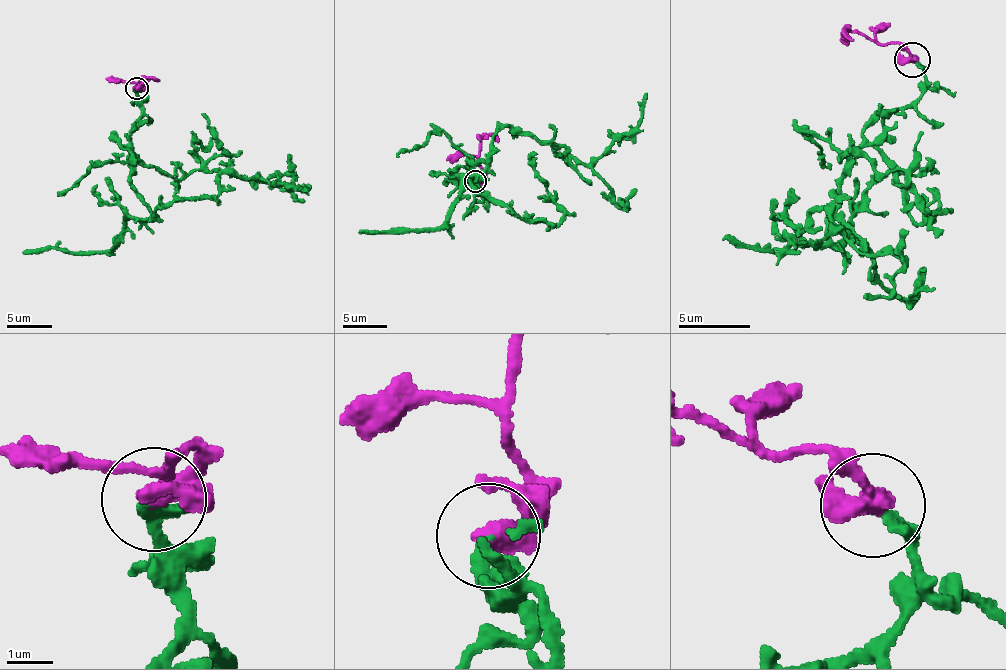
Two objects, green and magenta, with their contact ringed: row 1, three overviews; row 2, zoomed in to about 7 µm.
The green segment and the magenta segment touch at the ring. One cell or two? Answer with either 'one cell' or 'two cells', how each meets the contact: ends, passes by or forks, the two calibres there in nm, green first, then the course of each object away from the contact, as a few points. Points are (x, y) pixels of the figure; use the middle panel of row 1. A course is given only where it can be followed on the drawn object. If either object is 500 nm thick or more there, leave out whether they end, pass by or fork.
one cell | 190/550 nm | green via (475, 181), (477, 193), (469, 164), (485, 164), (490, 140), (508, 127), (587, 163), (620, 205), (637, 189) | magenta via (475, 181), (482, 173), (480, 141), (485, 136), (494, 136), (498, 142)

